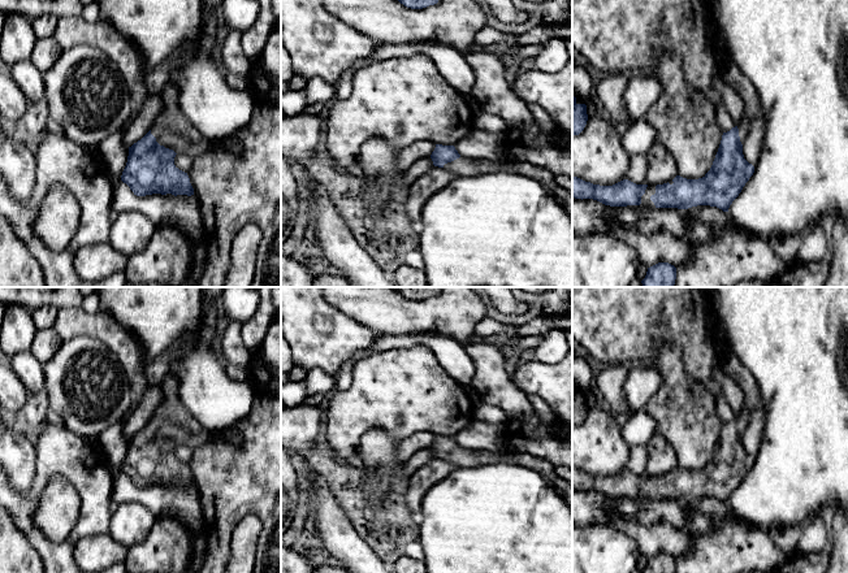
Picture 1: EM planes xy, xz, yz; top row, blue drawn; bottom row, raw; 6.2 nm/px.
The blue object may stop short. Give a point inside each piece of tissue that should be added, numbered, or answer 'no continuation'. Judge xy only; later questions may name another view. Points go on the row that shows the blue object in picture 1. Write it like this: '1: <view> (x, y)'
1: xy (171, 129)

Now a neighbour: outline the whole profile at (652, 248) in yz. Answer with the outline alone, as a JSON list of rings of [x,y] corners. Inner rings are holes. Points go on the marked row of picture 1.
[[[611,222],[609,235],[631,246],[636,251],[639,261],[648,268],[658,262],[669,262],[678,268],[689,260],[689,246],[667,231],[645,234],[635,227]]]

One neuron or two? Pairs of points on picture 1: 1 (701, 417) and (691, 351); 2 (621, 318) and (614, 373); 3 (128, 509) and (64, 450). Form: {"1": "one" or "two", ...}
{"1": "two", "2": "two", "3": "two"}

